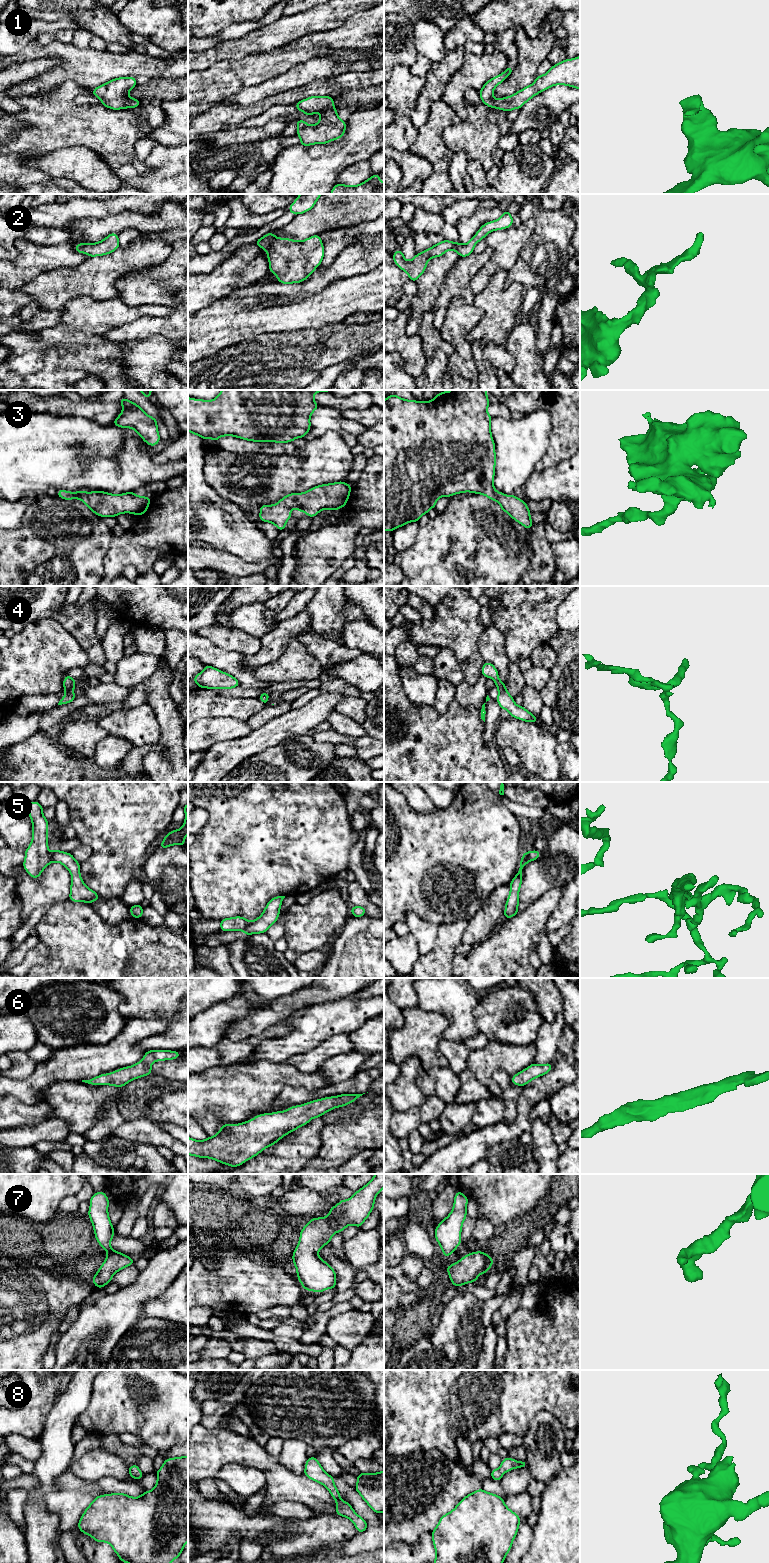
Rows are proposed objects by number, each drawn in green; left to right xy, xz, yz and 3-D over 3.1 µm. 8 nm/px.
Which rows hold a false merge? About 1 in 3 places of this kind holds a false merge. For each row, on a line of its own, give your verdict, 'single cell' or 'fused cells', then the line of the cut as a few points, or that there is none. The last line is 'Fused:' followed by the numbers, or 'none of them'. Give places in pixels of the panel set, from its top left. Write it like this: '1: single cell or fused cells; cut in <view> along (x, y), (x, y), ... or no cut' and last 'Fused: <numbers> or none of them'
1: single cell; no cut
2: single cell; no cut
3: single cell; no cut
4: single cell; no cut
5: fused cells; cut in xy along (48, 852), (52, 861)
6: single cell; no cut
7: single cell; no cut
8: single cell; no cut
Fused: 5

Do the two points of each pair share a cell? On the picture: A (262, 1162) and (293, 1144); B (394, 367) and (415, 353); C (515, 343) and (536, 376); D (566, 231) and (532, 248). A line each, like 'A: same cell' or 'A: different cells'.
A: same cell
B: different cells
C: same cell
D: same cell

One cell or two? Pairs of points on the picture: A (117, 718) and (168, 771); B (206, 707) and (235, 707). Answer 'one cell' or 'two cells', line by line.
A: two cells
B: one cell

